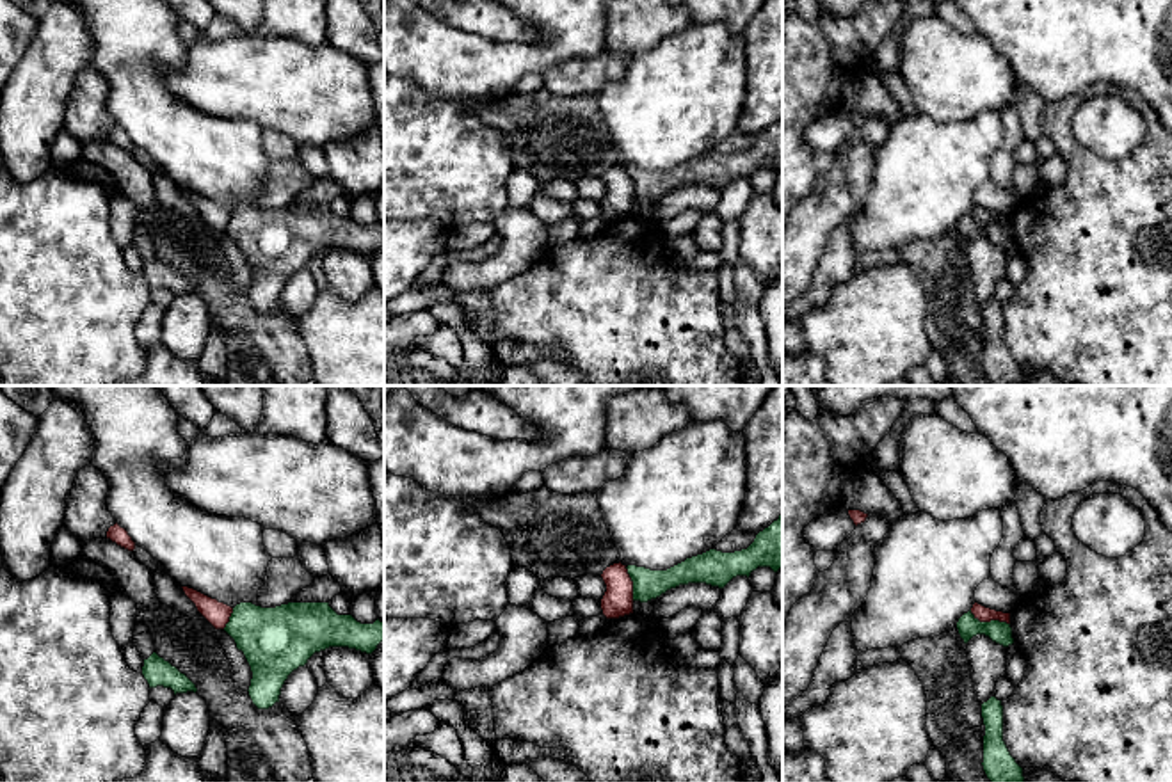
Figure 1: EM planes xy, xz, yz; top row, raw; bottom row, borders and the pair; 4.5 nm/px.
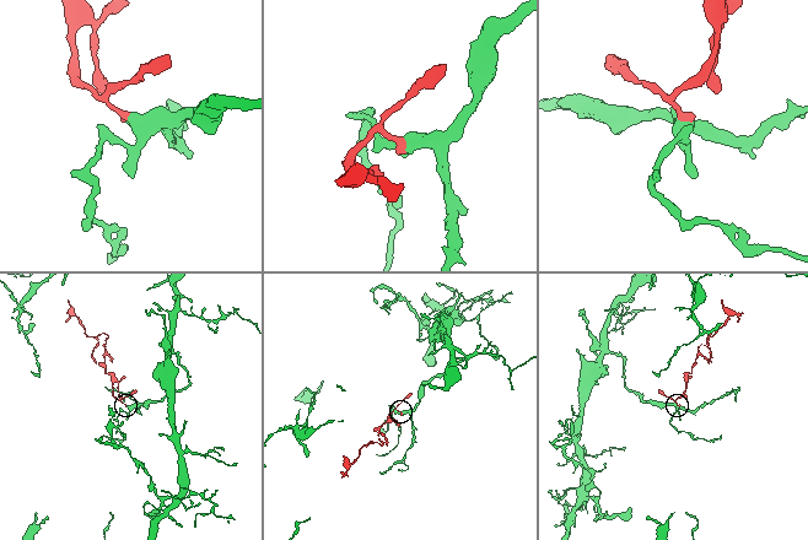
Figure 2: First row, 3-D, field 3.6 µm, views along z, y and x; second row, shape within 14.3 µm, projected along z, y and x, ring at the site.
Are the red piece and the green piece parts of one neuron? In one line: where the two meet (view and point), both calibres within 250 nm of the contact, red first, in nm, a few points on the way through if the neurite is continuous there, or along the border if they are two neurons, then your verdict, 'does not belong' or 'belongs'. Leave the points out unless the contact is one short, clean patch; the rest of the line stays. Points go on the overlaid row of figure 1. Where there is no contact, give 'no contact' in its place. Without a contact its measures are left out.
meets red in yz at (989, 621); 70 nm thick on the red side, 100 nm on the other; border along yz (970, 610), (980, 621), (1005, 621), (1009, 624); does not belong

